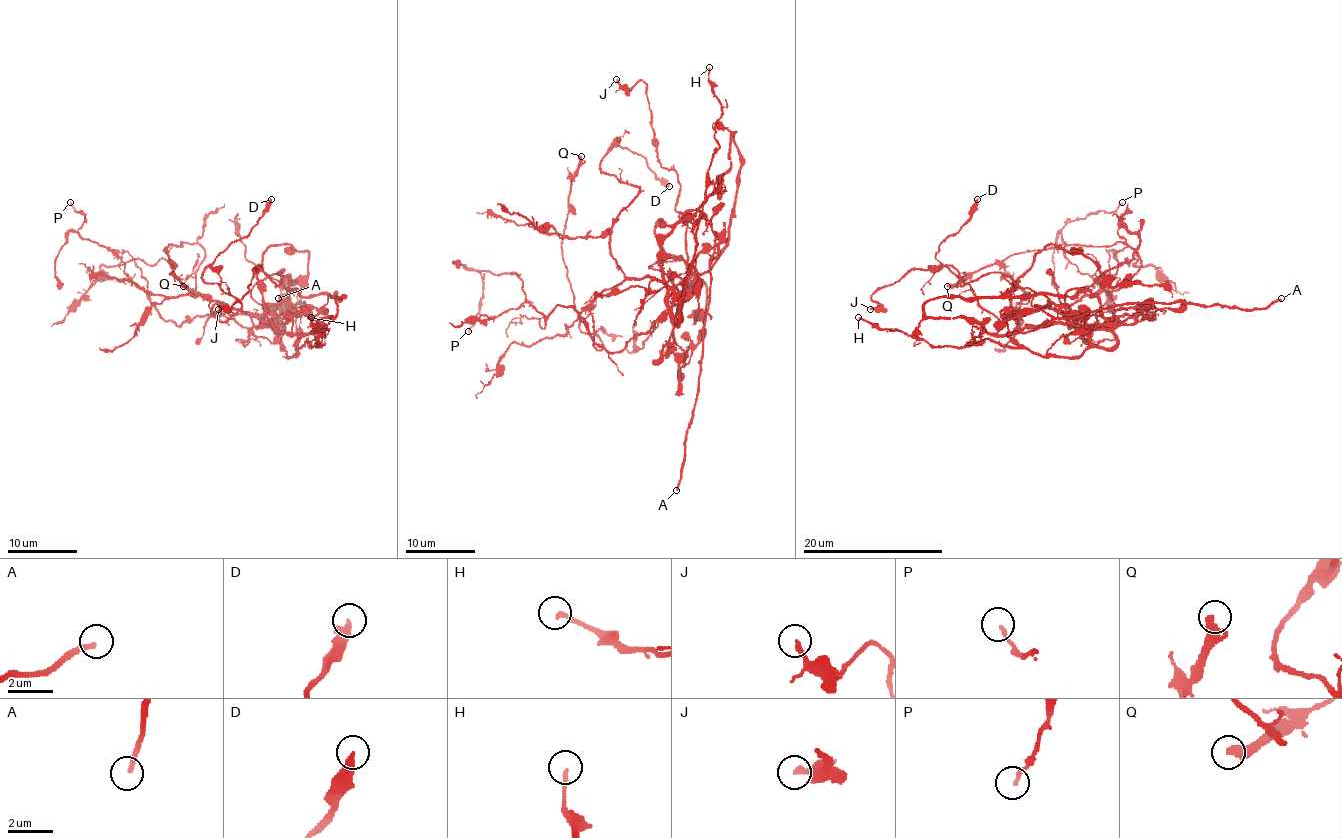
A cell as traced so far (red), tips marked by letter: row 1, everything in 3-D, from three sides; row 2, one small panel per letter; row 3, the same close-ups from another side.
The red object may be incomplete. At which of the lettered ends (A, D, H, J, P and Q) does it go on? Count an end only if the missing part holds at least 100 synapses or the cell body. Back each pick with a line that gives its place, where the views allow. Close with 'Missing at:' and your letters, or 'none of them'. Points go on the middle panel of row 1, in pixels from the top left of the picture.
A: at (676, 490)
Missing at: A

